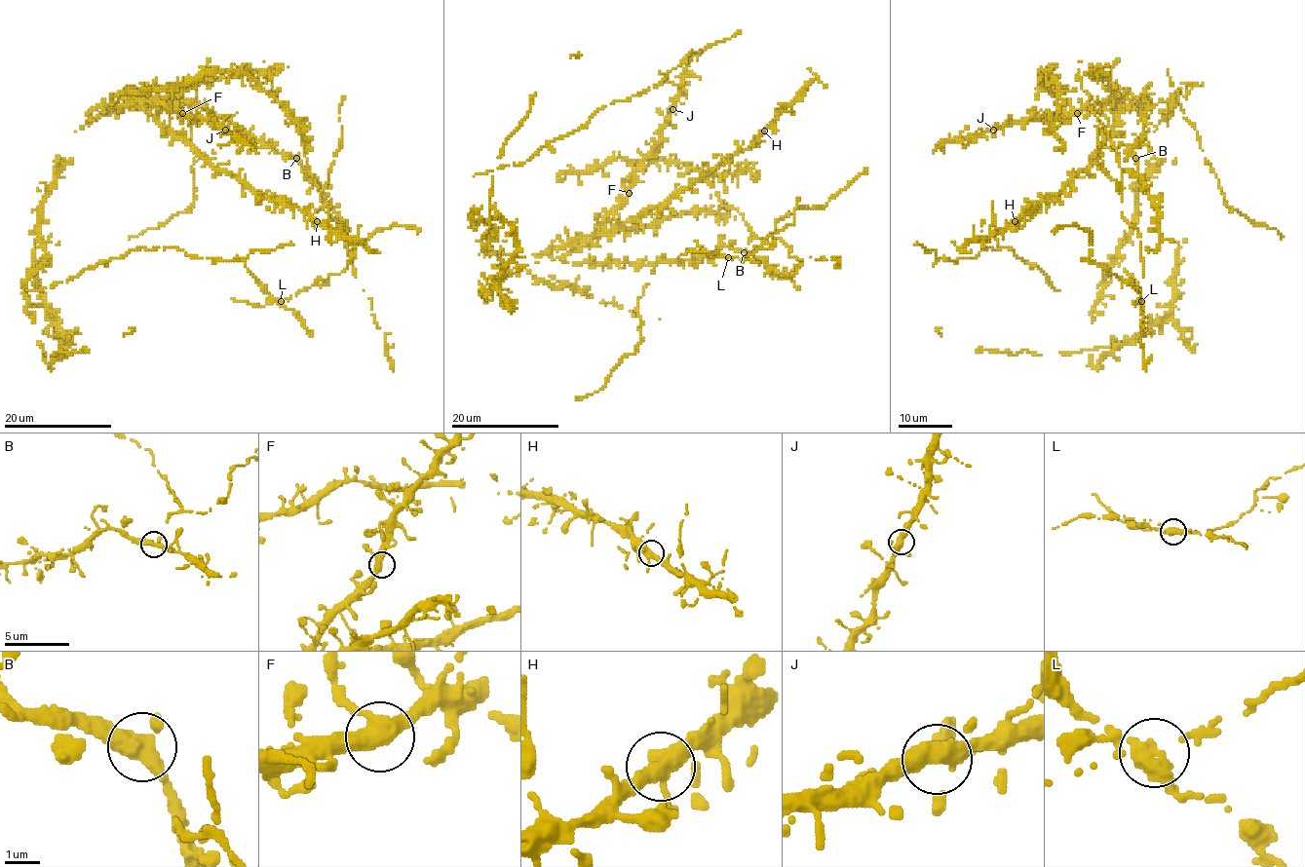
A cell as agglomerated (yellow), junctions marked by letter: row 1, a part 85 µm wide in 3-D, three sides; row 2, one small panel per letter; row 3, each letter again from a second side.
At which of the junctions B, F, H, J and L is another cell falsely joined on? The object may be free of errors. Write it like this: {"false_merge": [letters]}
{"false_merge": ["L"]}

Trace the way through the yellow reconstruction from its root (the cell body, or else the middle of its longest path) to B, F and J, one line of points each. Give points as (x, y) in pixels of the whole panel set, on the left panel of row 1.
B: (91, 112), (140, 102), (143, 93), (174, 102), (205, 105), (250, 137), (296, 158)
F: (91, 112), (104, 106), (162, 101), (182, 113)
J: (91, 112), (104, 106), (162, 101), (172, 105), (183, 116), (208, 117), (225, 130)

